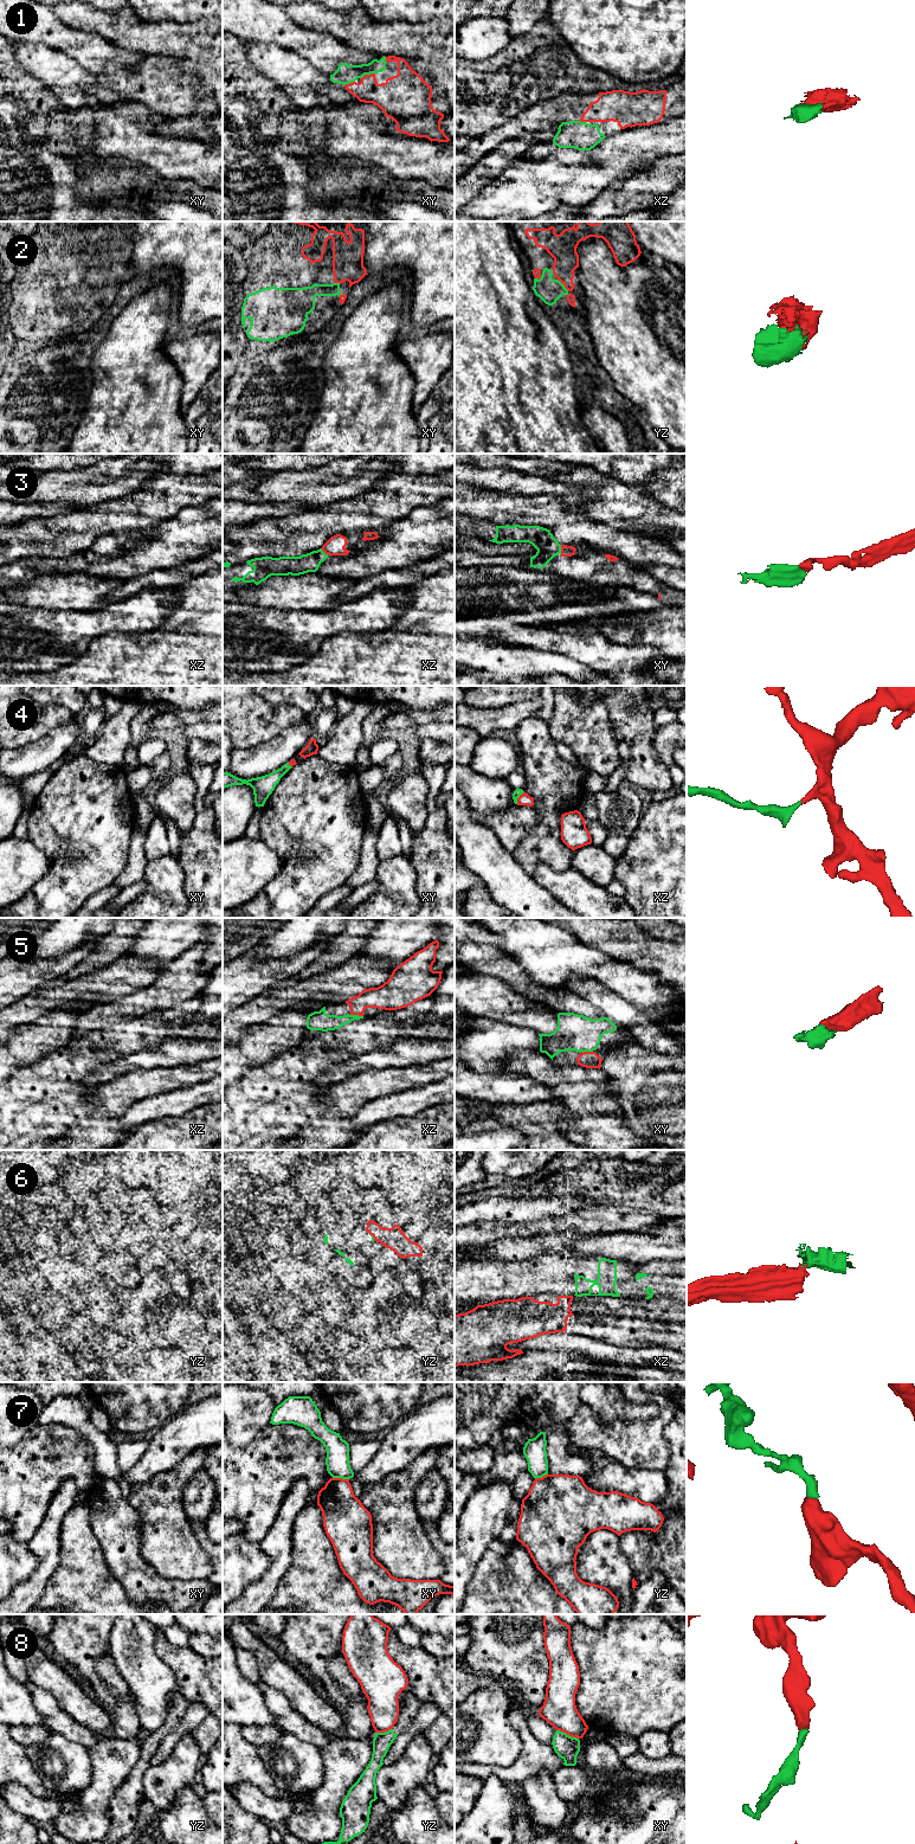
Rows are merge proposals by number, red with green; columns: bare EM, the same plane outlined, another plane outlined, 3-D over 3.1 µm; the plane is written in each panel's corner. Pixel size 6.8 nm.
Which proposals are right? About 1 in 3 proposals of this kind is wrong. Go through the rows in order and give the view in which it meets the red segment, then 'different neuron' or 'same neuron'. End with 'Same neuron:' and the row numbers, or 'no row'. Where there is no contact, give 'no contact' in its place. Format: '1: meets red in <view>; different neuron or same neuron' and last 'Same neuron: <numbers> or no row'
1: meets red in xy; same neuron
2: meets red in yz; same neuron
3: meets red in xy; same neuron
4: meets red in xz; same neuron
5: meets red in xz; same neuron
6: meets red in yz; different neuron
7: meets red in xy; different neuron
8: meets red in xy; different neuron
Same neuron: 1, 2, 3, 4, 5

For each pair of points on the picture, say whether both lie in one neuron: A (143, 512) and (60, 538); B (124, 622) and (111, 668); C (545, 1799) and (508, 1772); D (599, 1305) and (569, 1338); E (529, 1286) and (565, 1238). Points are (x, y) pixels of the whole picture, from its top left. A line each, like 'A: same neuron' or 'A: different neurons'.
A: same neuron
B: different neurons
C: different neurons
D: different neurons
E: different neurons

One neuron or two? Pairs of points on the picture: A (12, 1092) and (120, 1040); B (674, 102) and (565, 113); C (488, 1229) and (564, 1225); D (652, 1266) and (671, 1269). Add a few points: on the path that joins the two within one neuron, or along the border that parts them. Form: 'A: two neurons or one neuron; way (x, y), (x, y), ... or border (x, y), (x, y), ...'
A: one neuron; way (39, 1083), (62, 1075), (73, 1065), (94, 1055)
B: one neuron; way (646, 108), (592, 113)
C: one neuron; way (507, 1229), (528, 1229), (545, 1226)
D: one neuron; way (657, 1267), (667, 1267)

